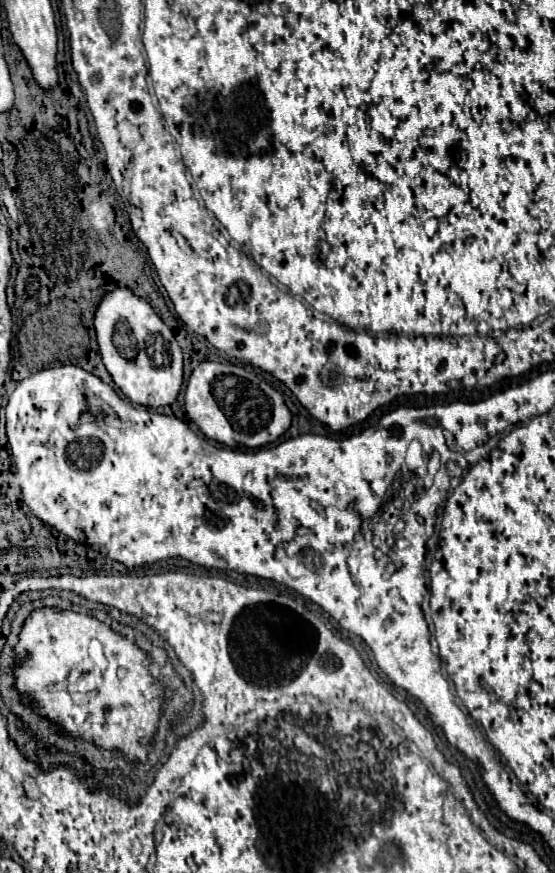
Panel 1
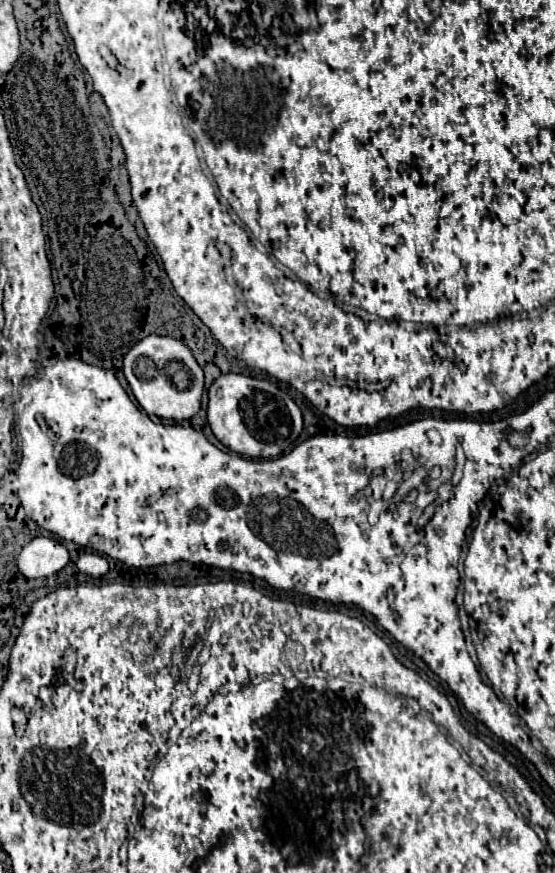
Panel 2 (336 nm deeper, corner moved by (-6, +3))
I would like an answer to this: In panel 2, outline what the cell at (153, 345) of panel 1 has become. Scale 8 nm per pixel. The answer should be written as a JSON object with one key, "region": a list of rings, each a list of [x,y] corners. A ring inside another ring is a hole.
{"region":[[[146,335],[124,357],[124,377],[148,415],[160,419],[182,421],[190,419],[200,409],[204,391],[204,371],[196,363],[192,351],[174,337]]]}

